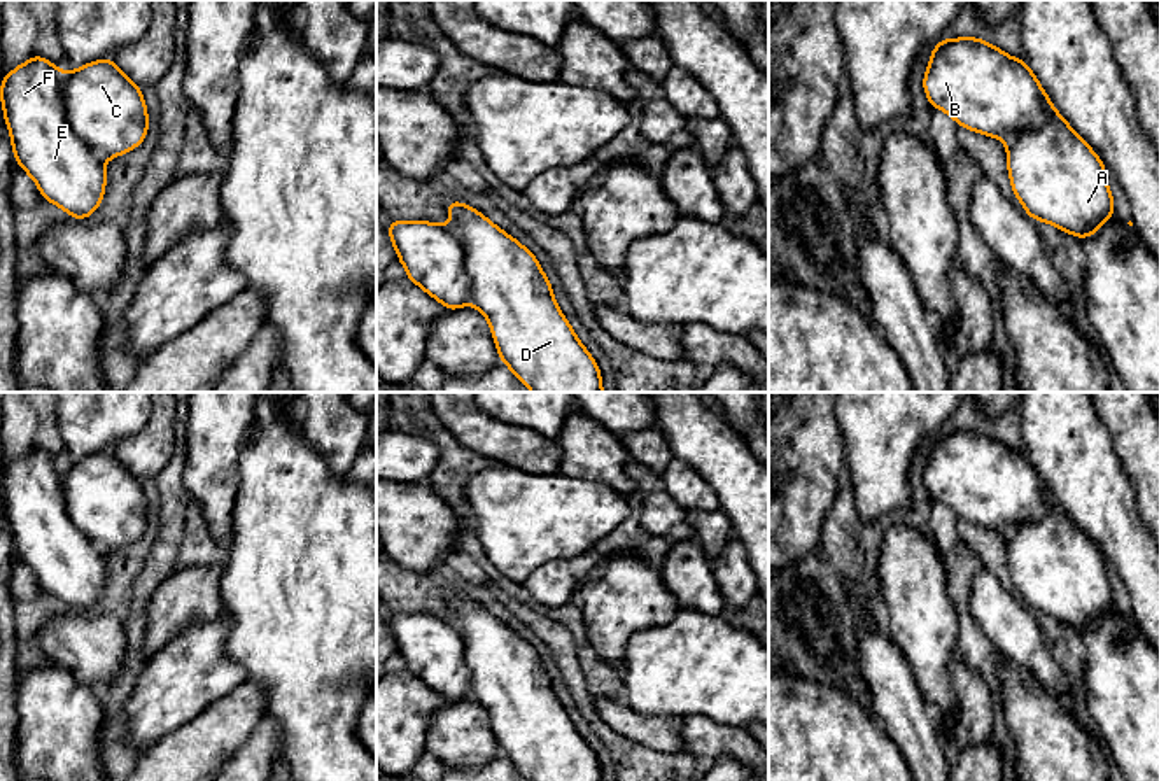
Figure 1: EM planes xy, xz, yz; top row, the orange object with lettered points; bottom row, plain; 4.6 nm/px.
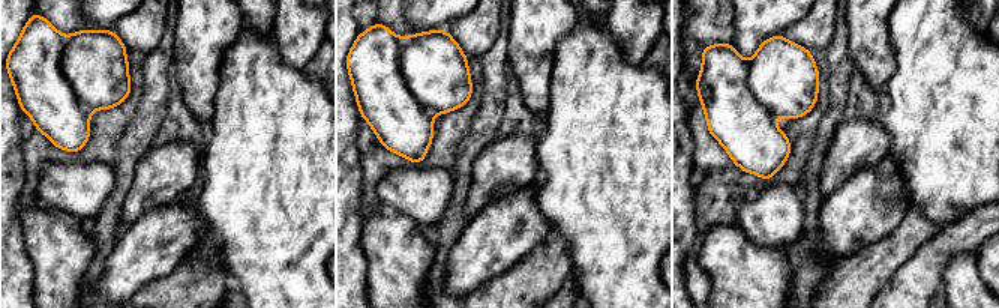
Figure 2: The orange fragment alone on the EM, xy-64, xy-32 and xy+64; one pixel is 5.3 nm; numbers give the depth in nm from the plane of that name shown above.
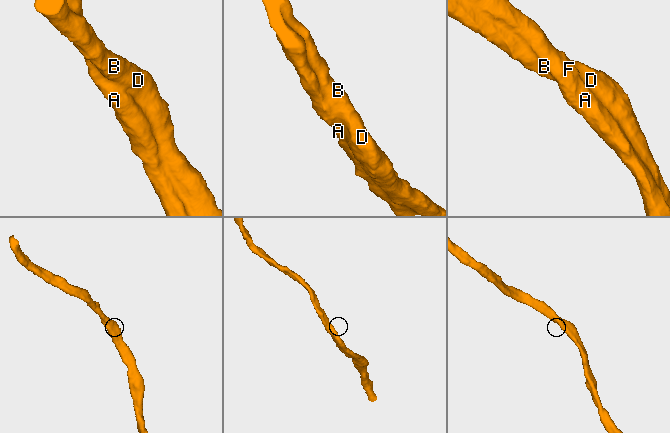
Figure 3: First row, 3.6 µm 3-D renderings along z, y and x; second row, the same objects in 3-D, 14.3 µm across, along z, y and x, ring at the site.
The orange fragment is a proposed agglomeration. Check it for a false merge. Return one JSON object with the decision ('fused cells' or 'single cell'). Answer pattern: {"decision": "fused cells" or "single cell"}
{"decision": "single cell"}

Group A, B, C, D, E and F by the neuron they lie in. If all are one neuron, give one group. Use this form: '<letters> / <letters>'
A B C D E F

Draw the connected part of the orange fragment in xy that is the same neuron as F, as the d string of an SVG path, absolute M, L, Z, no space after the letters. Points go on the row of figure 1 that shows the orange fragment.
M35 54L2 79L0 100L19 168L35 180L44 200L72 219L88 219L96 212L107 186L105 161L137 149L149 130L142 88L112 58L65 74Z

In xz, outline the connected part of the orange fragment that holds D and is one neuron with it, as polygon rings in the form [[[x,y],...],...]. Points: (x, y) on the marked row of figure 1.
[[[448,201],[450,224],[390,221],[389,236],[406,278],[446,310],[473,305],[490,324],[506,364],[532,392],[604,392],[601,369],[560,312],[550,280],[534,254],[481,212]]]

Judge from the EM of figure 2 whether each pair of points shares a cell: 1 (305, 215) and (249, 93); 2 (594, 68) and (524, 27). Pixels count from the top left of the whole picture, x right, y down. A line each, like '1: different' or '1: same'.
1: same
2: different

